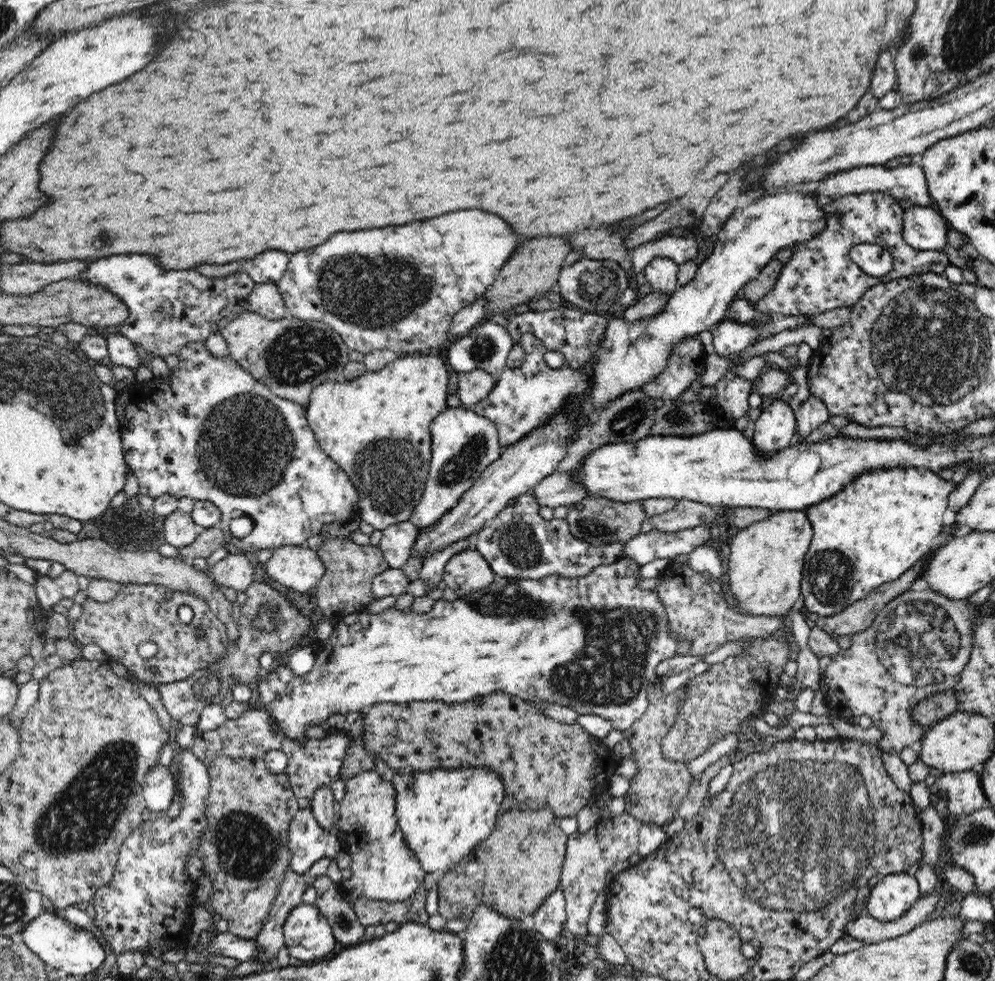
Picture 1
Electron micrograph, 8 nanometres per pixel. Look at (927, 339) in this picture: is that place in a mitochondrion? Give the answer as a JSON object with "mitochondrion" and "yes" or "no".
{"mitochondrion":"yes"}

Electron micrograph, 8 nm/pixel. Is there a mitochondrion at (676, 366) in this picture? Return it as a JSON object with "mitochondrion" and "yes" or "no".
{"mitochondrion":"no"}

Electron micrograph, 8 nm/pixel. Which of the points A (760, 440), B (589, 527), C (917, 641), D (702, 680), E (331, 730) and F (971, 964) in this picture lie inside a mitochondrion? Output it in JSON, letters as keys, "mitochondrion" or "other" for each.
{"A":"other","B":"mitochondrion","C":"mitochondrion","D":"other","E":"other","F":"mitochondrion"}

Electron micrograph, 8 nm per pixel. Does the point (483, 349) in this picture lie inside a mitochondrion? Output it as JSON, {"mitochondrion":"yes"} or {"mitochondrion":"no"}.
{"mitochondrion":"yes"}

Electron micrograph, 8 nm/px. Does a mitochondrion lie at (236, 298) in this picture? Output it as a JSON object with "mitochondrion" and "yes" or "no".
{"mitochondrion":"no"}

